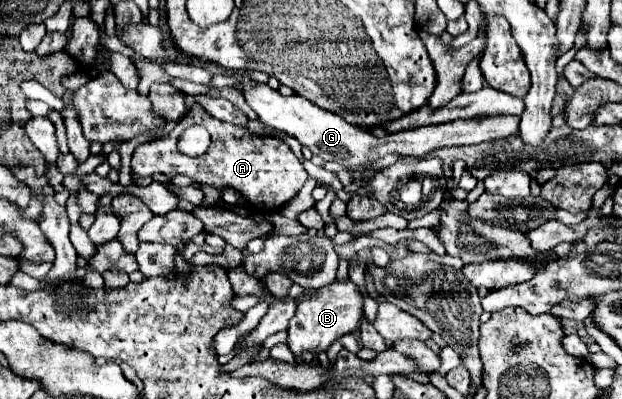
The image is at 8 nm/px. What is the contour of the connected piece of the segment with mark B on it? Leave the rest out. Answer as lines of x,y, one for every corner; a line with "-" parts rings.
333,281
327,287
321,287
319,291
313,291
307,299
303,299
297,305
297,313
289,323
289,339
287,345
295,355
301,355
303,351
327,351
329,345
339,339
345,333
351,333
357,329
359,321
363,317
363,293
353,281

